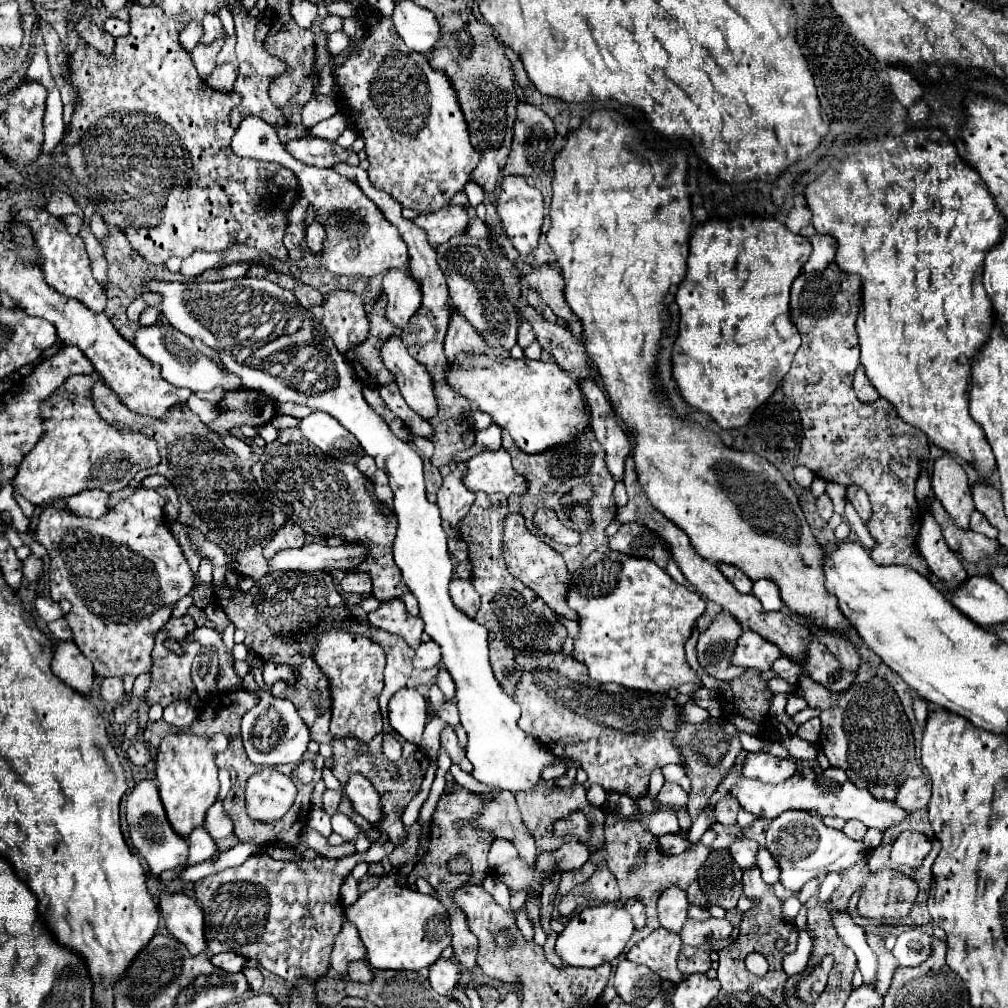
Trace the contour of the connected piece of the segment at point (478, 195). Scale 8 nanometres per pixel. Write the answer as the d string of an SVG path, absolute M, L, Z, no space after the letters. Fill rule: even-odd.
M467 181L467 185L465 185L465 193L467 193L467 199L469 199L469 205L471 205L471 207L481 205L483 199L485 199L483 189L481 189L477 183L471 183L471 181Z

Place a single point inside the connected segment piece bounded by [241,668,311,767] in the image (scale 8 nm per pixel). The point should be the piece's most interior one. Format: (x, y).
(273, 733)

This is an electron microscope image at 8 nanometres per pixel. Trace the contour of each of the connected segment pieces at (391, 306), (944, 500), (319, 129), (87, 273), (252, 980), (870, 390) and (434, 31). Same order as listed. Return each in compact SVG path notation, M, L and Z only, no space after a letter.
M389 271L383 277L383 293L387 297L387 319L401 331L421 307L419 285L407 271Z
M941 455L933 463L933 493L955 525L969 531L969 517L975 511L973 493L965 469L949 455Z
M335 115L335 117L327 119L327 121L317 123L311 129L311 137L321 137L321 139L327 139L327 141L335 141L345 131L345 127L347 127L345 117L343 115Z
M21 209L17 211L17 219L23 223L29 223L29 227L33 229L35 245L43 255L43 263L39 267L43 269L47 283L53 289L57 289L61 295L79 299L91 311L103 311L107 303L107 295L91 275L91 263L89 263L83 239L69 235L65 229L65 223L59 217L47 213L47 209Z
M243 969L243 975L247 977L247 981L249 981L249 987L253 989L253 991L259 991L261 989L261 985L263 985L263 975L261 975L261 971L259 969Z
M859 365L859 367L857 367L857 371L855 371L853 387L855 387L857 397L859 397L863 403L873 403L873 401L877 401L877 399L879 399L879 393L877 393L877 391L875 391L875 387L871 385L871 381L867 379L863 365Z
M413 1L395 3L393 23L411 51L429 55L441 39L441 27L435 15Z

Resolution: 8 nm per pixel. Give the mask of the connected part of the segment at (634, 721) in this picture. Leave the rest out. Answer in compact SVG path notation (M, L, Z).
M521 651L515 655L515 661L521 671L521 679L513 695L521 707L519 727L547 745L555 757L577 761L587 771L591 783L599 783L605 791L625 793L641 799L641 795L647 793L653 769L663 769L669 763L675 763L683 769L687 767L681 749L673 743L673 735L679 723L685 723L685 719L679 711L679 703L669 695L635 691L615 683L595 683L589 677L587 667L577 663L565 651Z

